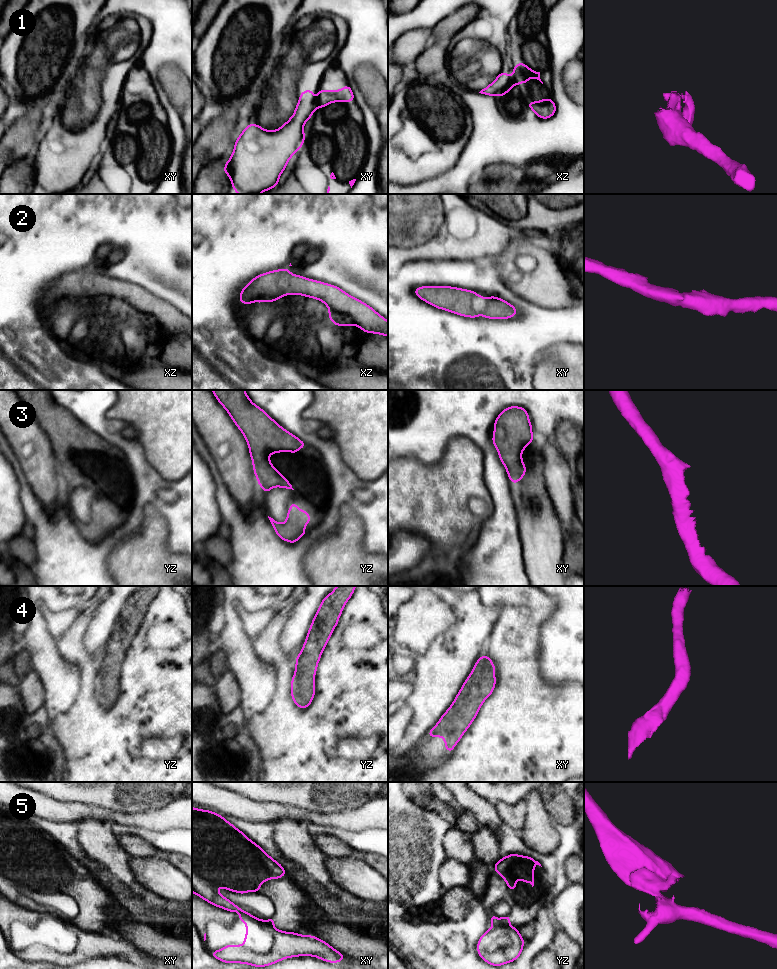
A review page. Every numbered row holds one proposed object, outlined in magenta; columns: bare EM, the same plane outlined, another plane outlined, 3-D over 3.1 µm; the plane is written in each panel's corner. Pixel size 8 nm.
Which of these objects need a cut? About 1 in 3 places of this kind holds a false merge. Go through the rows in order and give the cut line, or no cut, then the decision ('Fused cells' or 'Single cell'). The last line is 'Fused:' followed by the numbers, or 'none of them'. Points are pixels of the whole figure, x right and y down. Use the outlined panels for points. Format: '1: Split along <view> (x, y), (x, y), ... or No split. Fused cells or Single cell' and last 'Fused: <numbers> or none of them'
1: Split along xz (511, 77), (512, 85). Fused cells
2: No split. Single cell
3: No split. Single cell
4: No split. Single cell
5: Split along yz (492, 924), (509, 926). Fused cells
Fused: 1, 5

